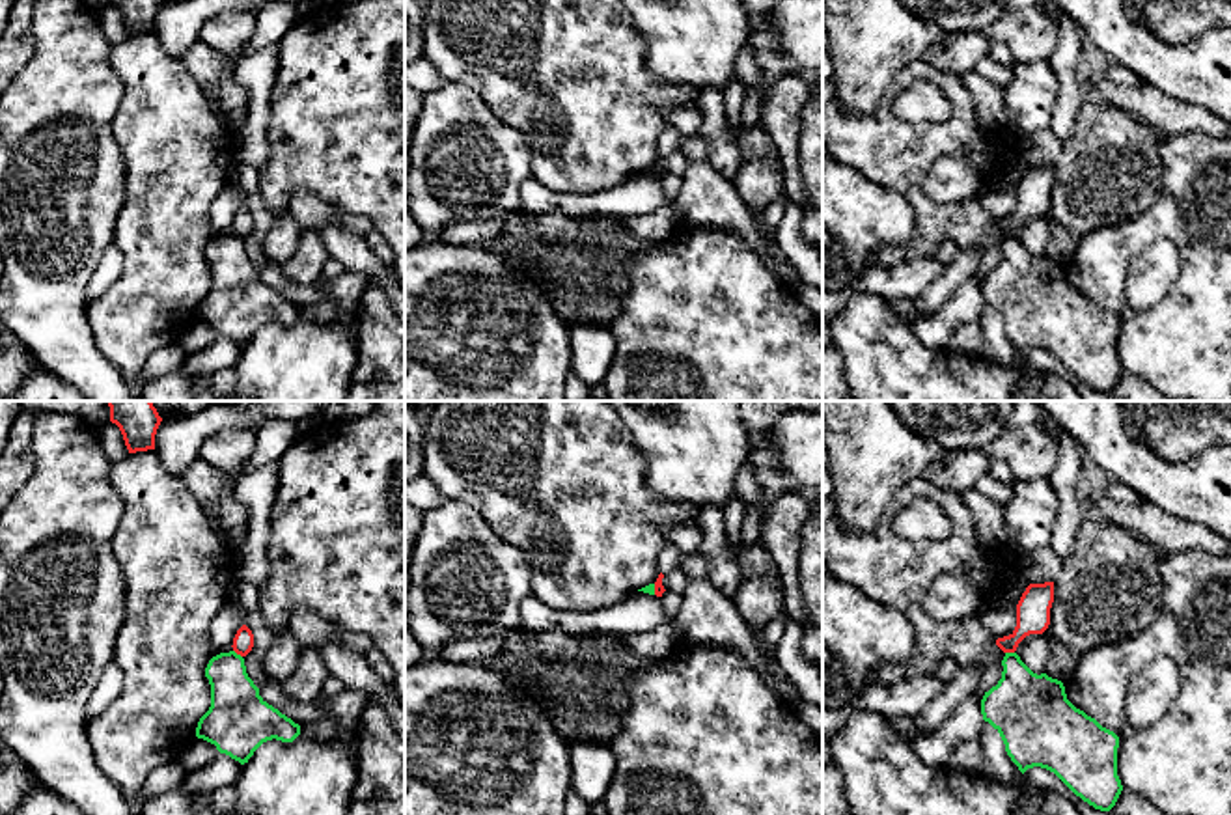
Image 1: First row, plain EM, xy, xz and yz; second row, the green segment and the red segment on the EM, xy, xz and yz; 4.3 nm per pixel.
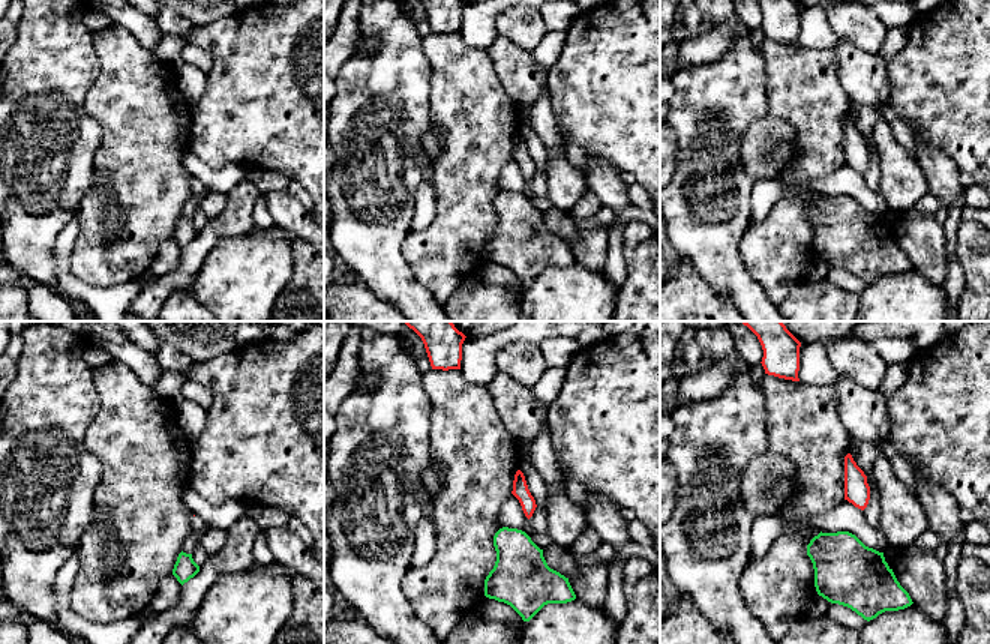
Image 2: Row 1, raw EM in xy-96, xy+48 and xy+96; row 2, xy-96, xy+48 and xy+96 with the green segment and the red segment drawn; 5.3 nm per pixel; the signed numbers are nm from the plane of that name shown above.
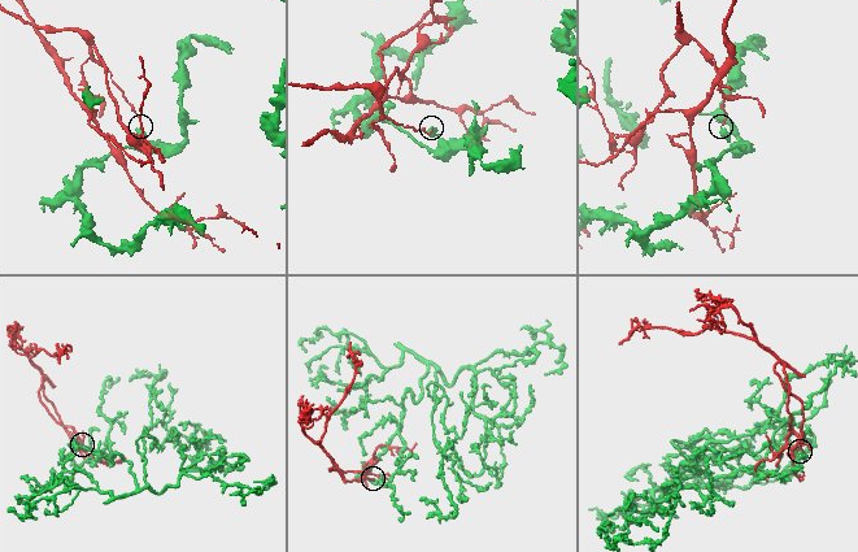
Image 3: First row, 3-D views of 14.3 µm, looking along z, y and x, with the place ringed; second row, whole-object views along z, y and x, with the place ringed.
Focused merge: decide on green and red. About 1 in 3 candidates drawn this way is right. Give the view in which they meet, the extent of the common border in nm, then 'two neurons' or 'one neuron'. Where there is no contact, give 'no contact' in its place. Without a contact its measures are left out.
contact in xy; length 50 nm; two neurons

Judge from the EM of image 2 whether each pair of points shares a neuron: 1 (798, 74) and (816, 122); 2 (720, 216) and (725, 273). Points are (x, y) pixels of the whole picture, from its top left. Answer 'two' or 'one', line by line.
1: one
2: one

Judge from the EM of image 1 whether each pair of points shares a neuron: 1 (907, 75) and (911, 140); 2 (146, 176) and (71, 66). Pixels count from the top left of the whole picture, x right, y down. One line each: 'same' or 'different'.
1: same
2: different

